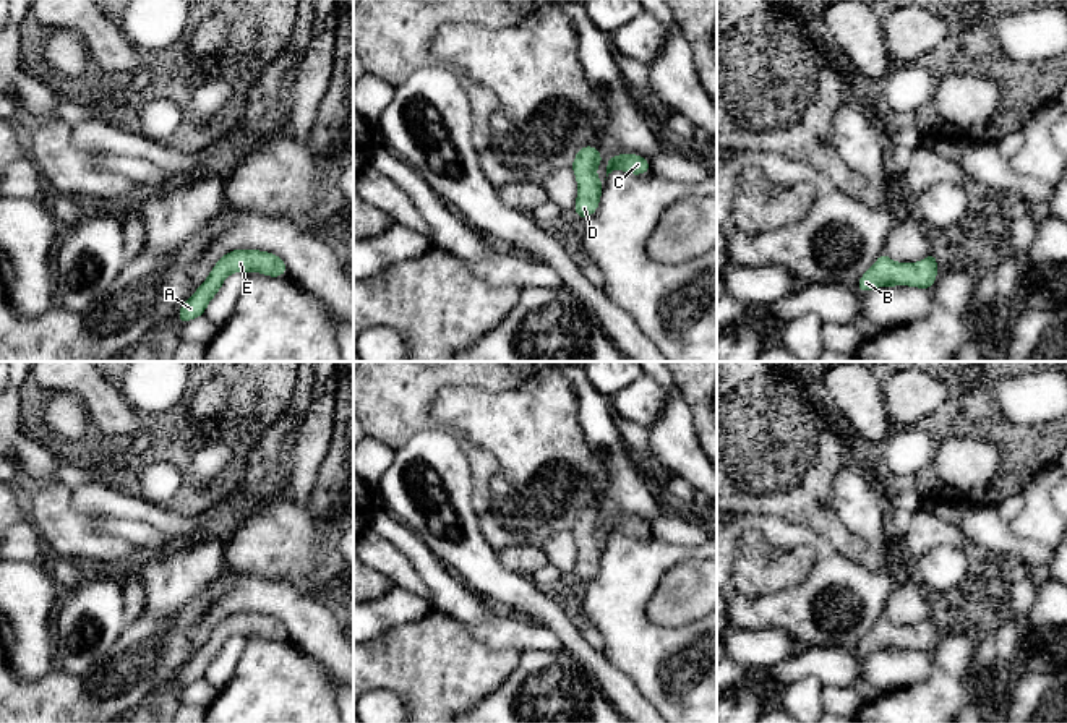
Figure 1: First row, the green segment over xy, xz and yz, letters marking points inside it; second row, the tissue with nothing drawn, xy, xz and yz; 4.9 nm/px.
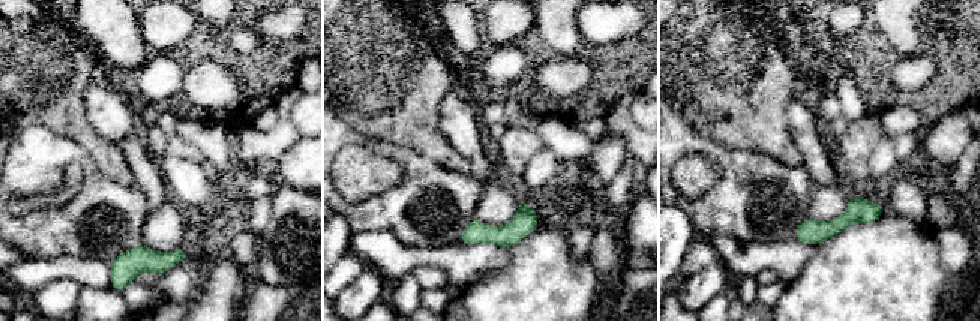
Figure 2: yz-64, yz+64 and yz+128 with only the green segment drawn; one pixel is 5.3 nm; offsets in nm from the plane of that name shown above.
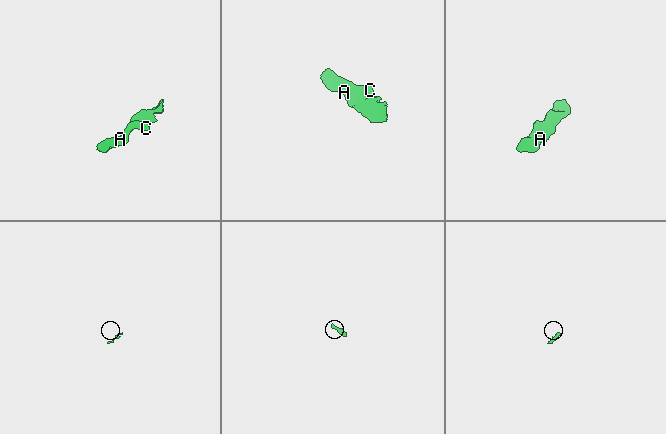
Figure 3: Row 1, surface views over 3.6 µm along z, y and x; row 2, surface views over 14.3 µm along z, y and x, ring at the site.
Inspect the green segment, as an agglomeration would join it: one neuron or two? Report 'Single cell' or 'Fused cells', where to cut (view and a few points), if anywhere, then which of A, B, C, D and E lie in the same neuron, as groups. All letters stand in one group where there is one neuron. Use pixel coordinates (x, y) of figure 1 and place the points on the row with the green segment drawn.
Single cell. No split. Groups: A B C D E

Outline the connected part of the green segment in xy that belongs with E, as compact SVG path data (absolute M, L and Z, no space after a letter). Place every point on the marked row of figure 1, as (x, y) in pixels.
M232 250L225 253L212 267L208 279L195 290L178 310L178 323L183 324L206 313L208 303L222 287L232 272L263 272L268 277L281 277L287 272L287 266L277 255L259 250Z

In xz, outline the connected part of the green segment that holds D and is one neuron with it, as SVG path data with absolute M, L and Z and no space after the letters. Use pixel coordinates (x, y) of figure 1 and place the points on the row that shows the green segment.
M582 146L571 165L577 180L577 199L574 204L574 212L581 219L590 217L600 204L600 195L603 183L598 182L595 173L598 162L602 160L602 152L593 146Z

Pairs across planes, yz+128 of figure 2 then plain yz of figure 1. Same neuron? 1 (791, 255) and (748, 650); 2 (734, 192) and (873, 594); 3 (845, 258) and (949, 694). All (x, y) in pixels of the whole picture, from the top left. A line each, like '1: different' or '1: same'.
1: same
2: same
3: same

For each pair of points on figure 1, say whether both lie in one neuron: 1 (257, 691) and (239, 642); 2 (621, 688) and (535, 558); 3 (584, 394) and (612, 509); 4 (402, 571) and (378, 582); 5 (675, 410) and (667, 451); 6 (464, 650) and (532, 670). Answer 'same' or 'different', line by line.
1: different
2: different
3: same
4: different
5: same
6: different

